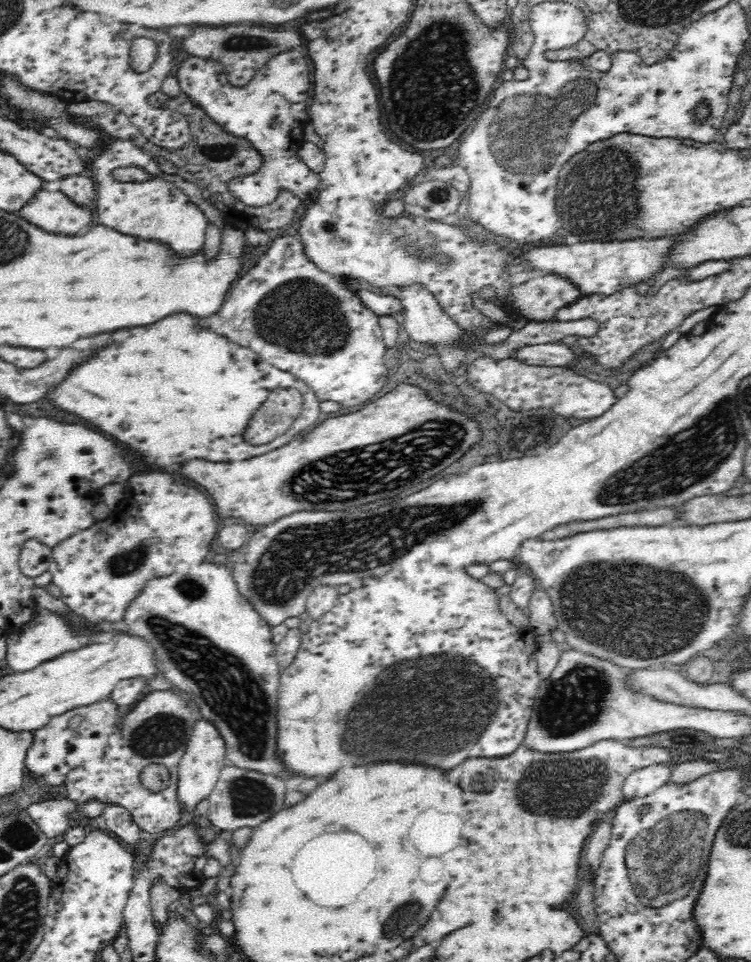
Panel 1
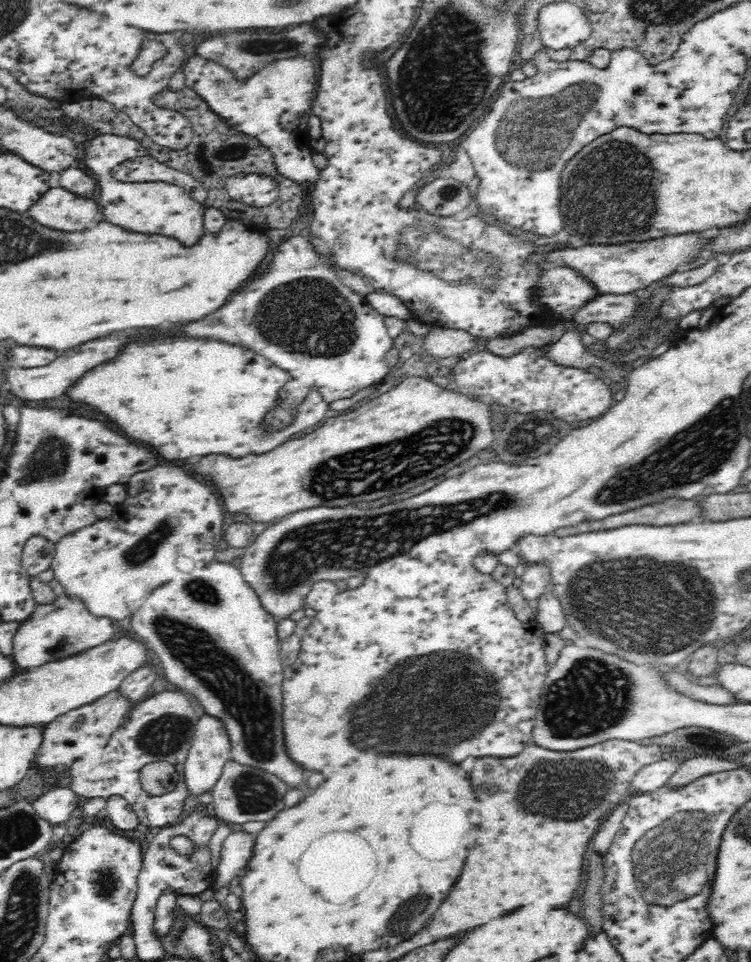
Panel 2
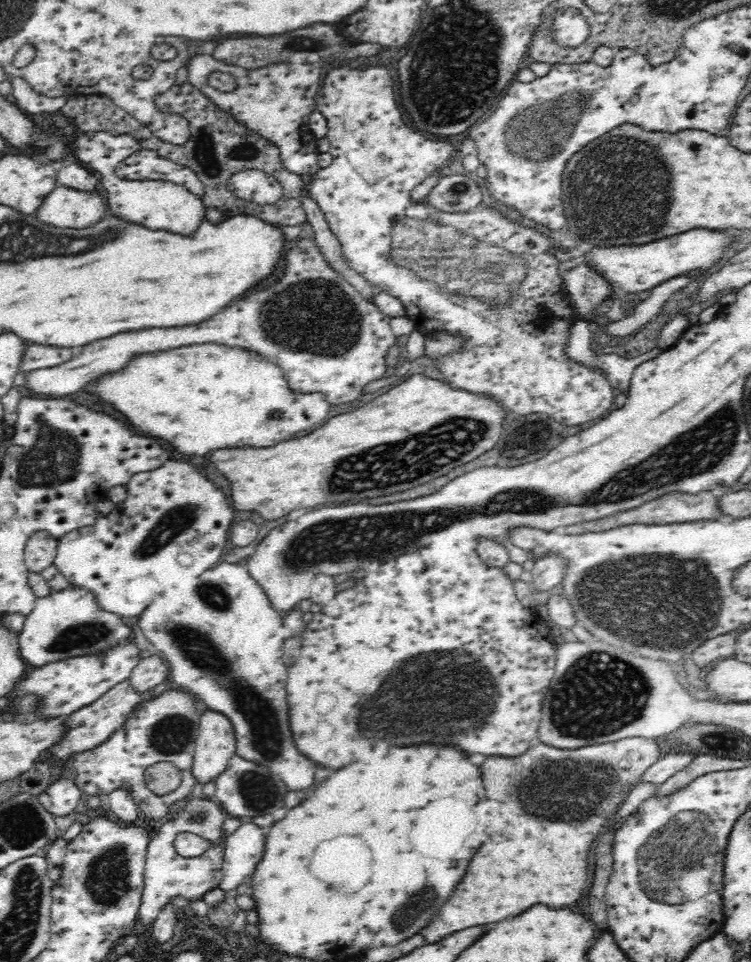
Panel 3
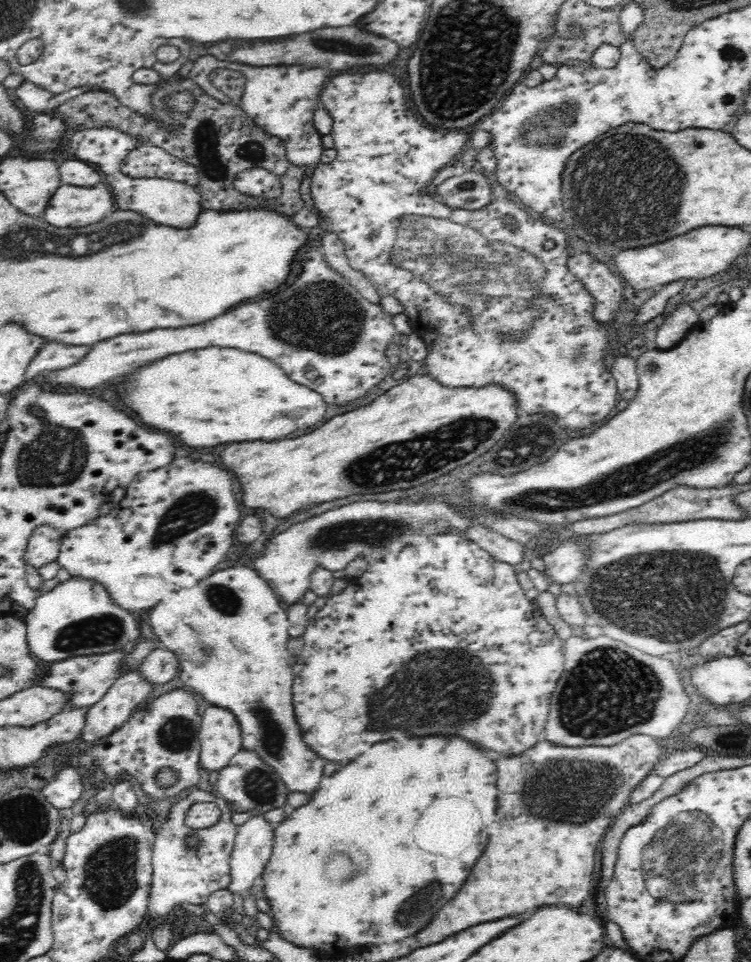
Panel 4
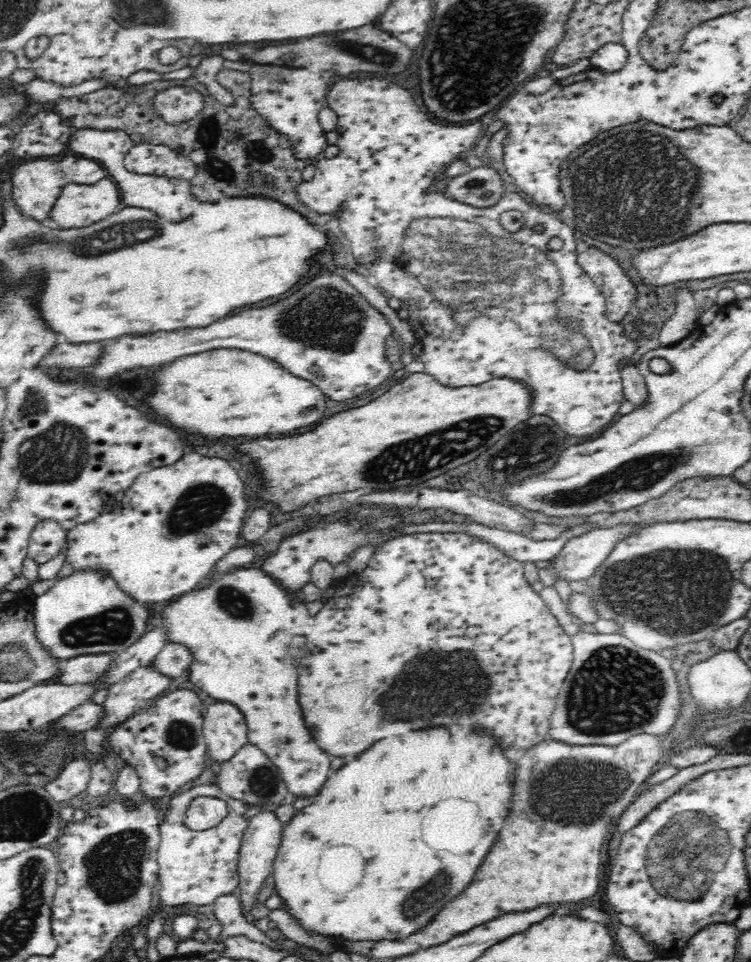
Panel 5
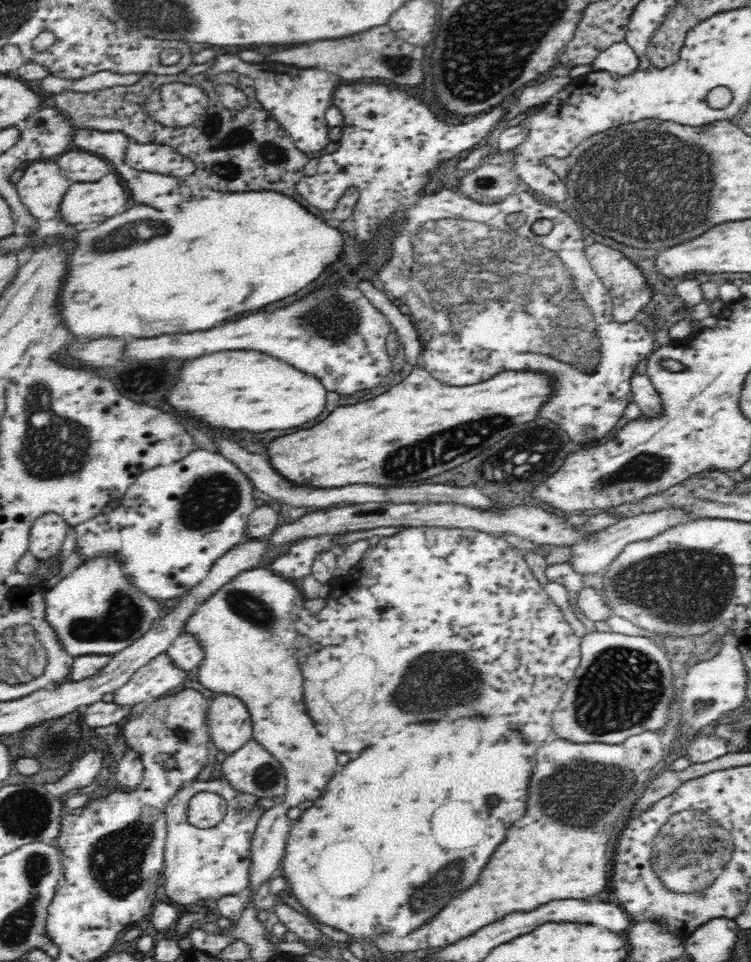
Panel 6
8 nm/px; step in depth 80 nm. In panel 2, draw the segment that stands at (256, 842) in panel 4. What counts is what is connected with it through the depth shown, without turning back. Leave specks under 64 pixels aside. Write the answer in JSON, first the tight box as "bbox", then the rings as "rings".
{"bbox":[213,830,257,893],"rings":[[[246,830],[230,833],[222,842],[220,862],[216,868],[217,876],[213,886],[219,893],[224,893],[226,886],[242,878],[248,872],[248,864],[254,858],[257,834]]]}

